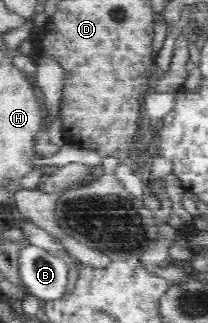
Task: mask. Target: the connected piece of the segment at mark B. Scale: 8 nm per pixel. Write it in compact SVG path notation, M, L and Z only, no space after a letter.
M24 243L18 252L20 281L32 296L45 302L55 302L66 294L68 265L38 246Z

